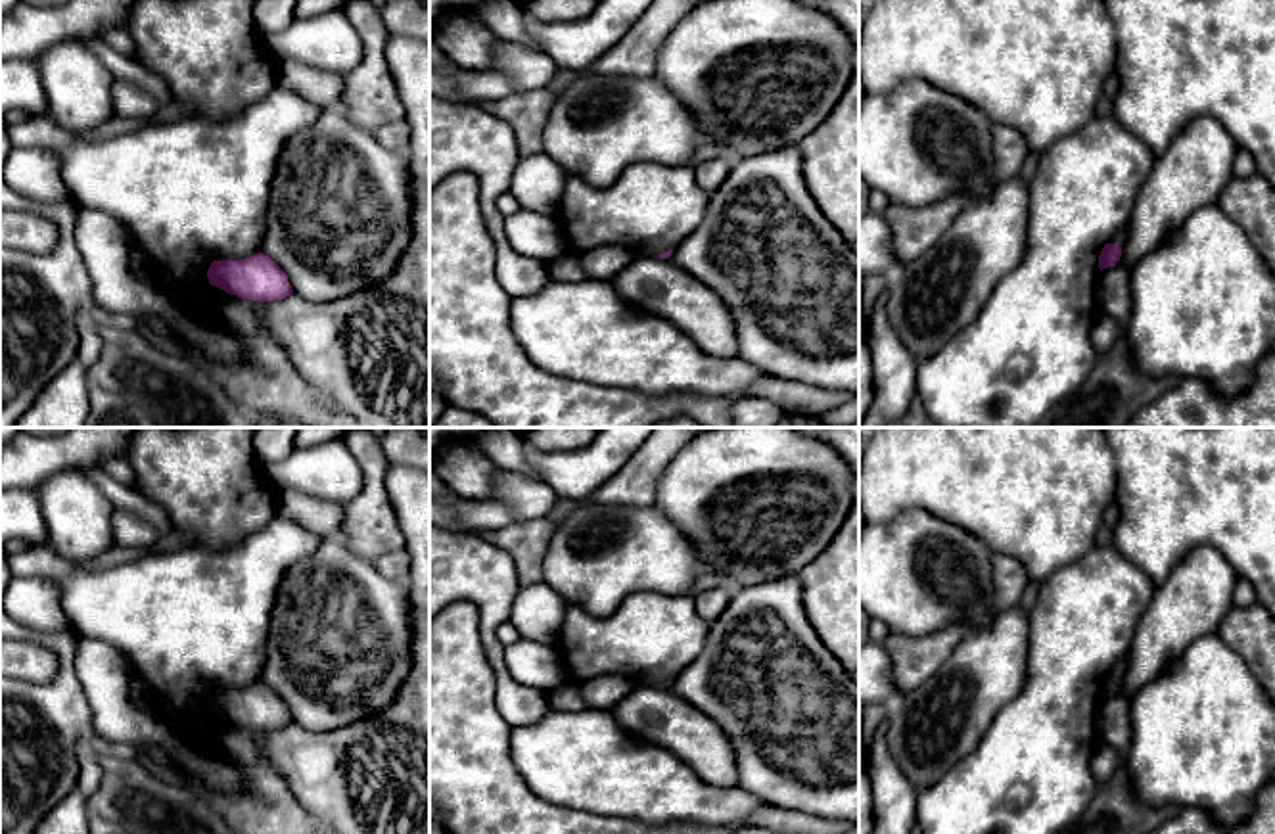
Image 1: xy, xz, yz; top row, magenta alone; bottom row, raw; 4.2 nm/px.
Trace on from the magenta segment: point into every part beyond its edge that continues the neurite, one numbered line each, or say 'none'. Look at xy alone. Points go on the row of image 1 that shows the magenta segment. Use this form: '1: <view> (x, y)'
none

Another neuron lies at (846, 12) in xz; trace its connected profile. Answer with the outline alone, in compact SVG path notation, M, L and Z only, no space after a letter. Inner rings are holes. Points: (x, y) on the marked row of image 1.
M798 0L832 15L859 50L859 0Z

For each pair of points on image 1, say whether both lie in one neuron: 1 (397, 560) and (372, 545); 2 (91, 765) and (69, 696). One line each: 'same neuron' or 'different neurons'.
1: different neurons
2: different neurons

